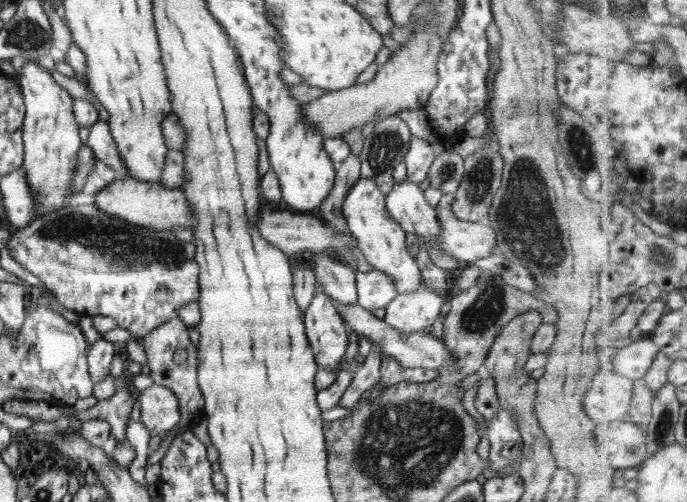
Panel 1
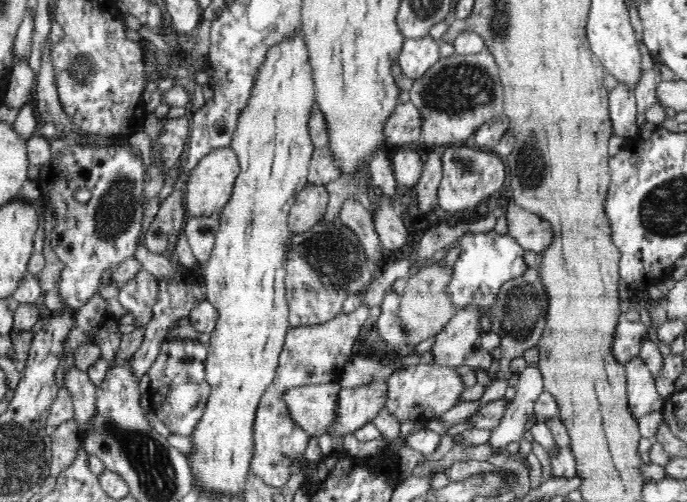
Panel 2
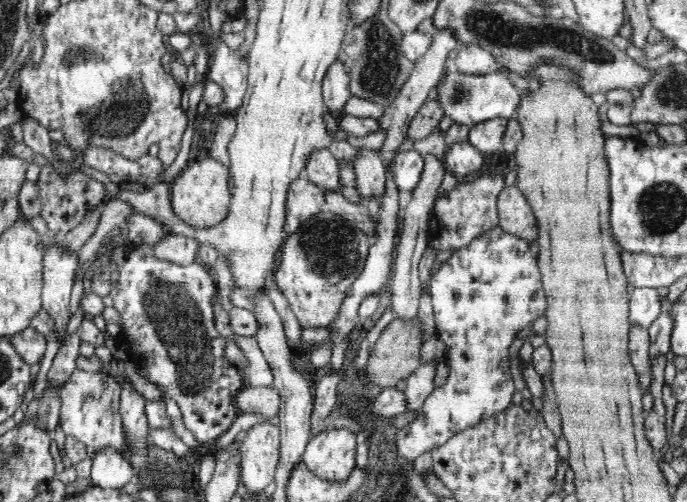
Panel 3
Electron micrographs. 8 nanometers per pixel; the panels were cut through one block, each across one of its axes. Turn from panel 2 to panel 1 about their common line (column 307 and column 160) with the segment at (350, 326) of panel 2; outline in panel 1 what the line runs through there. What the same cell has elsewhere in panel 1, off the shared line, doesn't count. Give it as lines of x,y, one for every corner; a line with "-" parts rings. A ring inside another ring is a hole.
180,317
171,318
166,324
154,328
148,334
139,338
146,353
147,365
150,367
150,377
154,379
154,385
166,386
178,398
180,402
180,421
171,429
157,436
151,436
149,440
150,454
160,448
164,438
171,430
177,434
182,432
202,432
204,420
204,397
198,386
198,347
190,340
190,326
184,323

